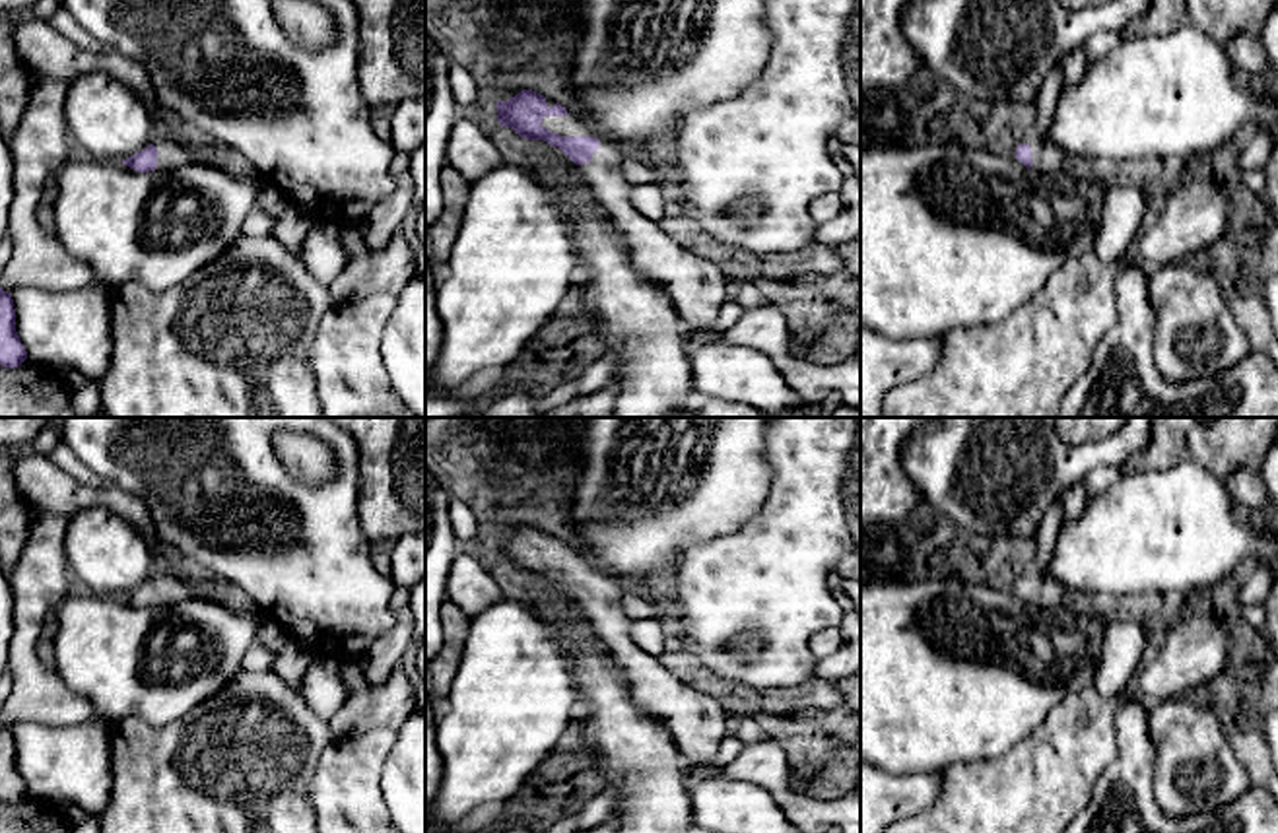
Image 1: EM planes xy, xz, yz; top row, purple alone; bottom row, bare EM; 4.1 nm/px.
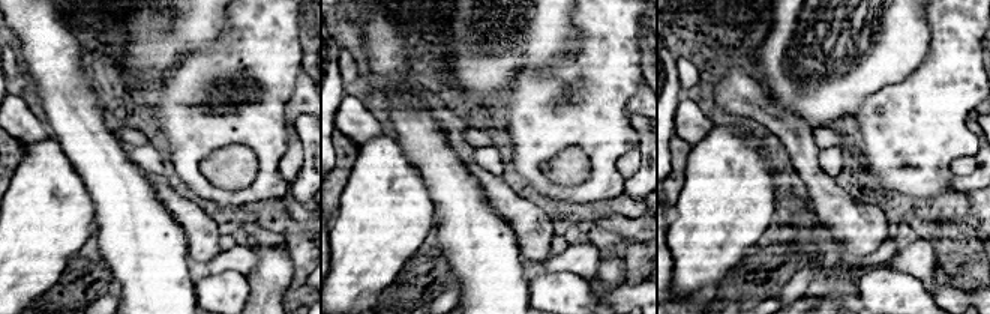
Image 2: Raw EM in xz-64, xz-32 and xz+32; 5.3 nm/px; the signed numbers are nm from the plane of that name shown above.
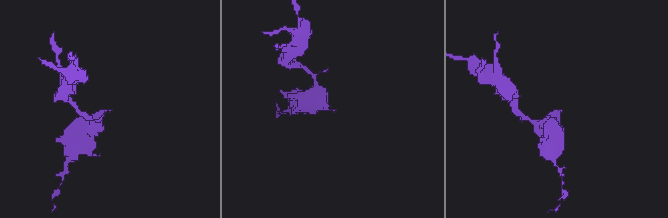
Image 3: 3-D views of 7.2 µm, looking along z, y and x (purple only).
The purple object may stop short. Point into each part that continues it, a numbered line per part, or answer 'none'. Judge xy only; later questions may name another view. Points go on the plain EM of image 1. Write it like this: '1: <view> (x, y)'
1: xy (171, 591)

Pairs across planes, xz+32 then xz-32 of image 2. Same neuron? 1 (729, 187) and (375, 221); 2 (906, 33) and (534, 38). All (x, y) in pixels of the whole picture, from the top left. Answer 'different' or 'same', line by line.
1: same
2: same

